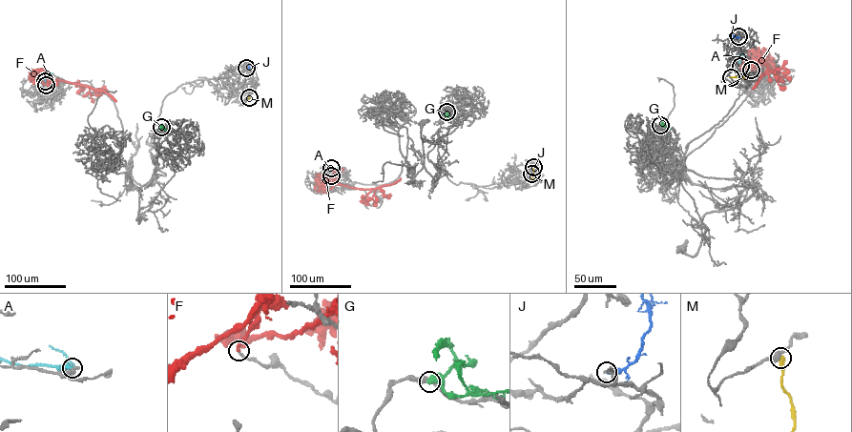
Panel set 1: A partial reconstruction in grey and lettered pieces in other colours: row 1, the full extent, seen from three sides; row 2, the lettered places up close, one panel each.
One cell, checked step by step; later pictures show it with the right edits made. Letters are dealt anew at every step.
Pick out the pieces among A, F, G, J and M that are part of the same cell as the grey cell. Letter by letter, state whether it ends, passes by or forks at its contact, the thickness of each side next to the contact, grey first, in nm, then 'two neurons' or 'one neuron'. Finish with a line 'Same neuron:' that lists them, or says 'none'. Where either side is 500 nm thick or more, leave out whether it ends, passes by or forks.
A: it ends; calibres 400 and 240 nm; two neurons
F: it ends; calibres 190 and 240 nm; two neurons
G: calibres 320 and 550 nm; two neurons
J: it ends; calibres 170 and 320 nm; two neurons
M: it ends; calibres 400 and 380 nm; two neurons
Same neuron: none

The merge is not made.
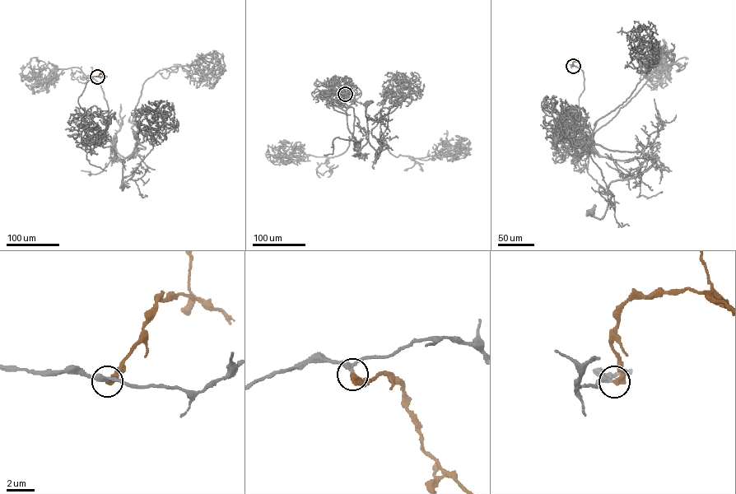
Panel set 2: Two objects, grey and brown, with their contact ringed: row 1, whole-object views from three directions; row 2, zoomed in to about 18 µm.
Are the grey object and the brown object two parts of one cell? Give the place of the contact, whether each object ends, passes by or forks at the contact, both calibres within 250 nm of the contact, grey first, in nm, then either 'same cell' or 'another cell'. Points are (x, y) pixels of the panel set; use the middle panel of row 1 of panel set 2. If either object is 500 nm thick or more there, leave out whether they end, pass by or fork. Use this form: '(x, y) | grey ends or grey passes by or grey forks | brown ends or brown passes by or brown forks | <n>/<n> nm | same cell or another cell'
(345, 94) | grey passes by | brown ends | 220/400 nm | same cell

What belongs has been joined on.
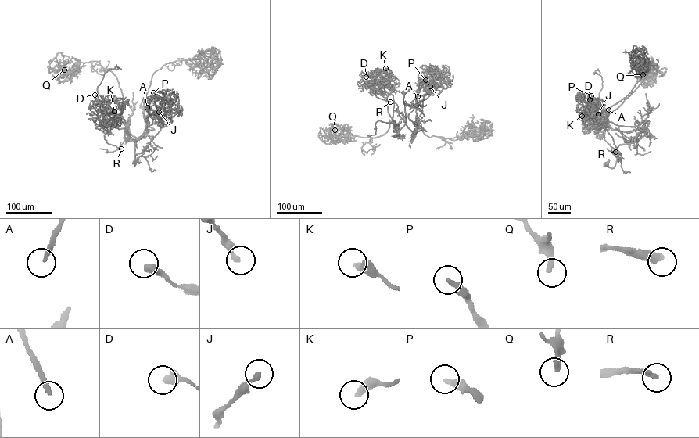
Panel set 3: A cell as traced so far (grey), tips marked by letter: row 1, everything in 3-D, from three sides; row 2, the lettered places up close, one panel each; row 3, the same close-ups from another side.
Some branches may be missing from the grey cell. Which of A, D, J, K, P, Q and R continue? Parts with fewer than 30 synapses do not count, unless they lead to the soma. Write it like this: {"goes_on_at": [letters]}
{"goes_on_at": ["A", "P", "R"]}

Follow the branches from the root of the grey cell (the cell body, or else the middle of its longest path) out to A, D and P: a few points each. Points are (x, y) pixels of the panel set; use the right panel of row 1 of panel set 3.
A: (607, 163), (612, 168), (617, 147), (633, 143), (648, 130), (609, 122), (608, 109)
D: (607, 163), (612, 168), (617, 147), (633, 143), (647, 132), (619, 131), (608, 126), (600, 131), (589, 99)
P: (607, 163), (612, 168), (617, 147), (633, 143), (648, 130), (609, 122), (607, 113), (591, 95)

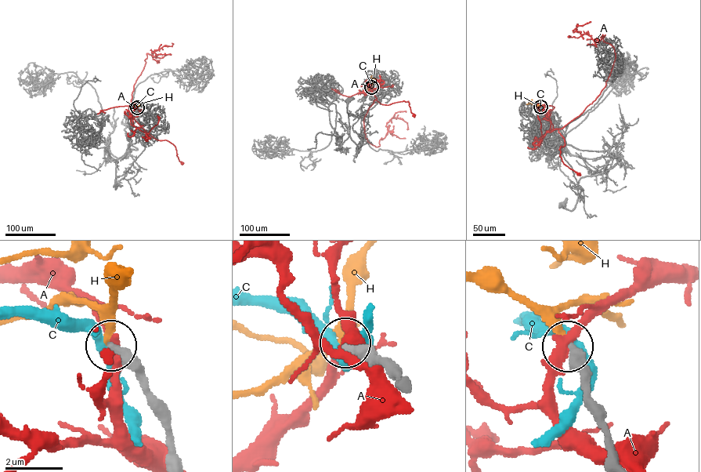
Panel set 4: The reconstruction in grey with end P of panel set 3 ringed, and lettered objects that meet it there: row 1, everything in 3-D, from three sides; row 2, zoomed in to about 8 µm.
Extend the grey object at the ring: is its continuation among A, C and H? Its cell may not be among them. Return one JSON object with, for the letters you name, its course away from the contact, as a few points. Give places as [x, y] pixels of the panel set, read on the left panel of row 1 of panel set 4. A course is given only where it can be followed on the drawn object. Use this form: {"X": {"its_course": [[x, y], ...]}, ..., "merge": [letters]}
{"merge": ["H"]}

